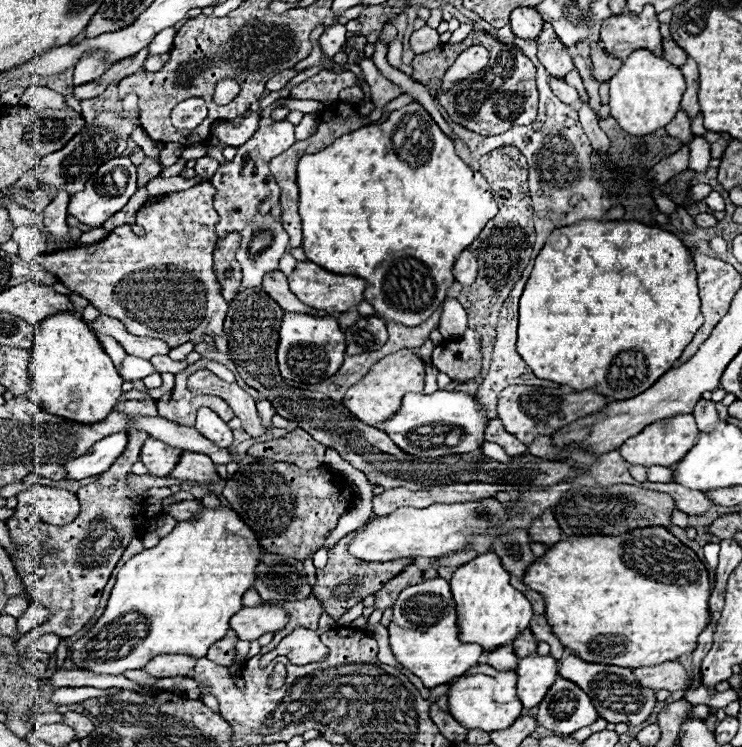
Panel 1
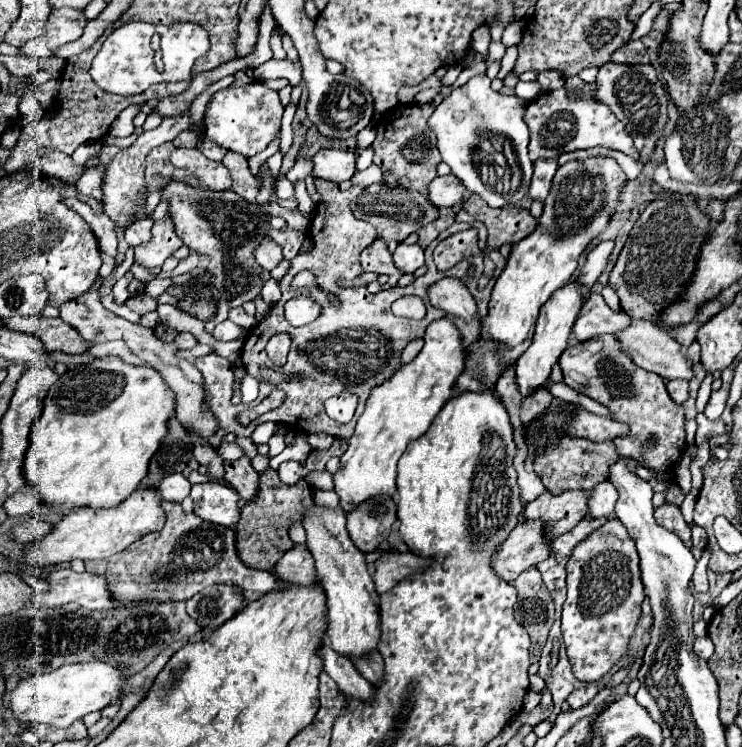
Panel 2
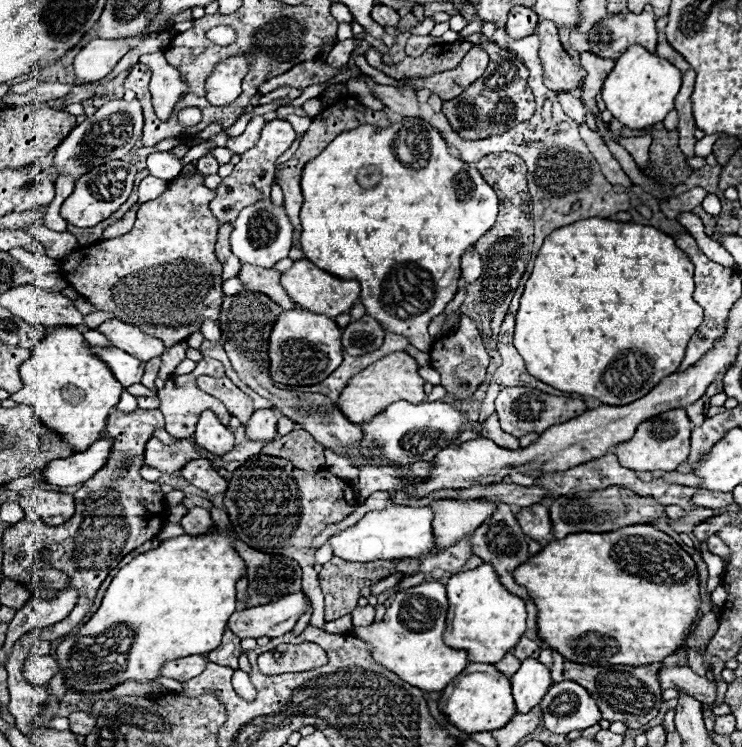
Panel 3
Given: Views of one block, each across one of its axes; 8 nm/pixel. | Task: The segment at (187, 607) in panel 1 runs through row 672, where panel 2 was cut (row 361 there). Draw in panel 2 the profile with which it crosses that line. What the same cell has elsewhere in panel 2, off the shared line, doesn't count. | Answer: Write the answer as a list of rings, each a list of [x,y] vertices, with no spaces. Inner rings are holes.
[[[106,356],[100,360],[94,360],[90,364],[78,366],[74,370],[68,370],[66,374],[62,374],[56,384],[48,390],[48,396],[44,400],[44,410],[38,416],[38,420],[32,424],[30,430],[30,444],[24,456],[24,476],[26,476],[26,484],[34,490],[34,496],[38,498],[40,504],[48,506],[54,512],[68,512],[74,508],[92,508],[92,510],[102,510],[102,508],[114,508],[118,506],[122,500],[126,500],[144,480],[146,472],[148,472],[148,462],[154,456],[154,450],[158,450],[158,442],[166,436],[166,422],[168,418],[174,414],[174,392],[166,386],[166,382],[162,380],[162,376],[148,366],[130,366],[124,360],[116,358],[116,356]]]

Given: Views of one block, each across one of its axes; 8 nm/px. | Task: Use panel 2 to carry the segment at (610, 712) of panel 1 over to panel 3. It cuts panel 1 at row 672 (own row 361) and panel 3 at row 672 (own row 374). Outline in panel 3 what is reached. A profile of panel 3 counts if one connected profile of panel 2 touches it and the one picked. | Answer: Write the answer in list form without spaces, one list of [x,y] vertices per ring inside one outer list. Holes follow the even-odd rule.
[[[566,662],[564,680],[574,680],[582,684],[596,704],[600,706],[602,718],[610,722],[624,722],[628,728],[640,728],[648,724],[662,706],[662,688],[658,682],[660,662],[650,666],[582,666],[574,662]]]

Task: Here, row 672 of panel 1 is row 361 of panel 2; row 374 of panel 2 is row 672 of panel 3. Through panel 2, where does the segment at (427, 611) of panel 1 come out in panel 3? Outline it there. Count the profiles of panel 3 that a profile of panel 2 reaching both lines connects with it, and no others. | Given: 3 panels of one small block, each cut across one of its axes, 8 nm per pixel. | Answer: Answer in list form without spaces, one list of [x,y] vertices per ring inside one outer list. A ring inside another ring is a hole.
[[[424,582],[398,592],[390,608],[386,608],[382,622],[374,622],[366,628],[356,626],[352,628],[352,634],[356,634],[370,646],[376,664],[388,668],[390,672],[400,676],[400,680],[408,682],[414,688],[420,688],[422,692],[442,692],[450,684],[450,680],[454,680],[468,666],[468,654],[448,648],[442,640],[446,628],[446,610],[448,600],[444,584]]]

